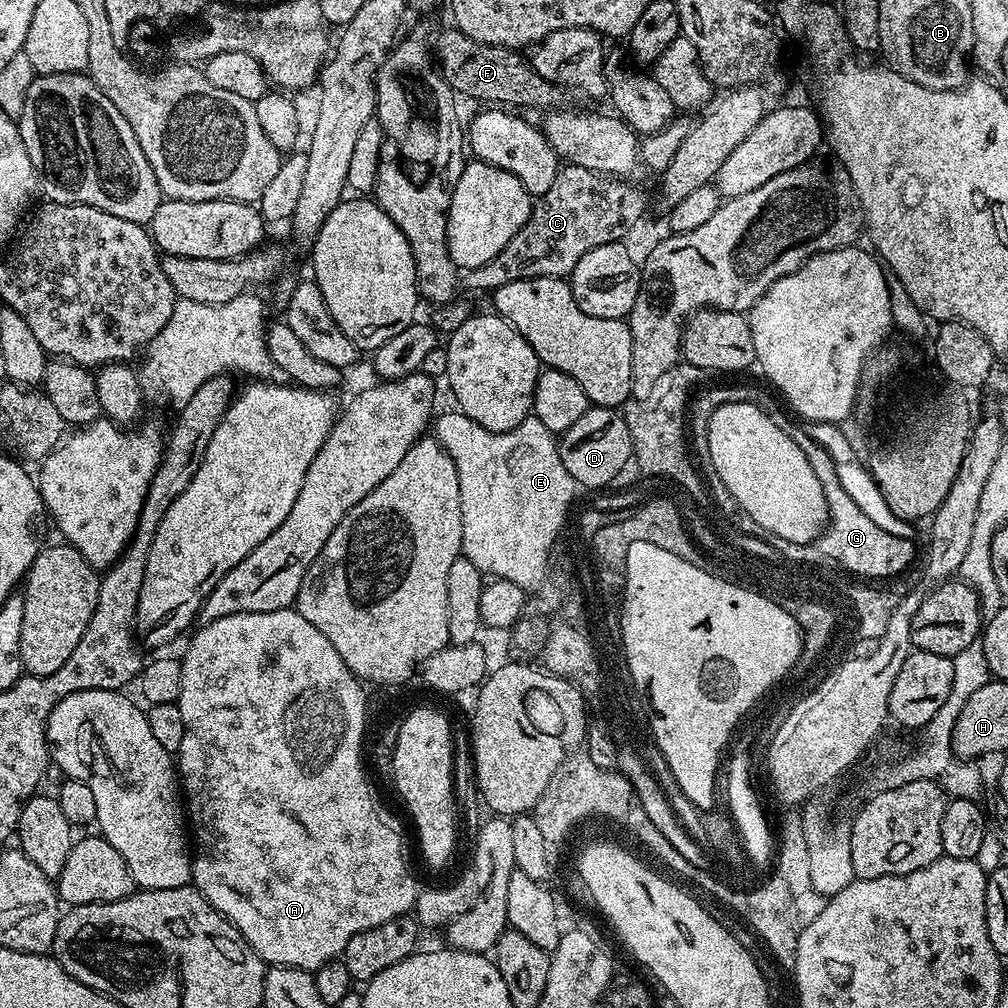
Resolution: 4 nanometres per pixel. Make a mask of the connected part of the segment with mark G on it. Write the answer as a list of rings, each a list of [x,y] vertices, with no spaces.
[[[720,384],[717,388],[706,389],[697,400],[695,397],[690,404],[691,451],[697,457],[699,457],[698,455],[700,458],[707,457],[708,420],[714,414],[714,410],[718,410],[718,406],[734,402],[748,402],[758,406],[758,410],[762,410],[762,414],[766,414],[766,418],[770,418],[770,422],[776,420],[778,430],[782,430],[782,434],[787,434],[797,444],[798,450],[802,450],[802,454],[806,454],[806,462],[810,462],[810,467],[814,469],[814,474],[822,485],[822,494],[826,498],[826,506],[828,507],[828,522],[818,540],[820,552],[826,557],[832,558],[839,565],[855,568],[856,575],[872,582],[882,582],[878,580],[884,580],[887,576],[896,576],[899,572],[906,571],[916,556],[915,543],[906,537],[899,537],[890,534],[887,530],[882,530],[882,527],[878,526],[873,519],[862,514],[861,507],[850,498],[849,494],[846,494],[841,483],[838,482],[836,464],[830,454],[806,434],[803,426],[799,423],[796,425],[797,421],[783,407],[780,409],[776,405],[777,397],[771,391],[768,392],[763,392],[760,388],[751,388],[748,384]]]

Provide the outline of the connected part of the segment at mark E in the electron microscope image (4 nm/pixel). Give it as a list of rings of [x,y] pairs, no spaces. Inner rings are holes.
[[[459,410],[435,417],[434,436],[450,454],[458,470],[458,490],[462,498],[462,554],[478,570],[498,580],[509,580],[525,590],[540,587],[550,571],[550,557],[557,547],[568,507],[578,493],[578,485],[570,478],[570,470],[562,466],[557,437],[538,418],[529,414],[514,430],[491,432],[478,422],[466,418]]]

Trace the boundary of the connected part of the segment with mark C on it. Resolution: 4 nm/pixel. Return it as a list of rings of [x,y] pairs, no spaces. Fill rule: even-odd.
[[[582,166],[561,167],[550,189],[535,199],[531,216],[522,229],[490,262],[467,269],[462,284],[476,292],[491,294],[507,282],[536,277],[566,278],[578,259],[595,246],[617,243],[640,220],[646,208],[643,194],[629,181],[602,175]]]

